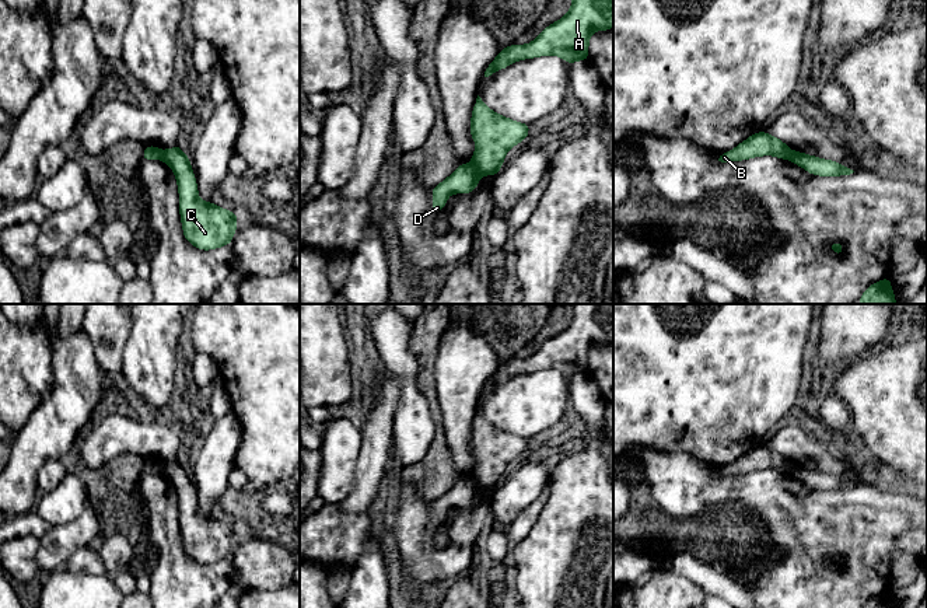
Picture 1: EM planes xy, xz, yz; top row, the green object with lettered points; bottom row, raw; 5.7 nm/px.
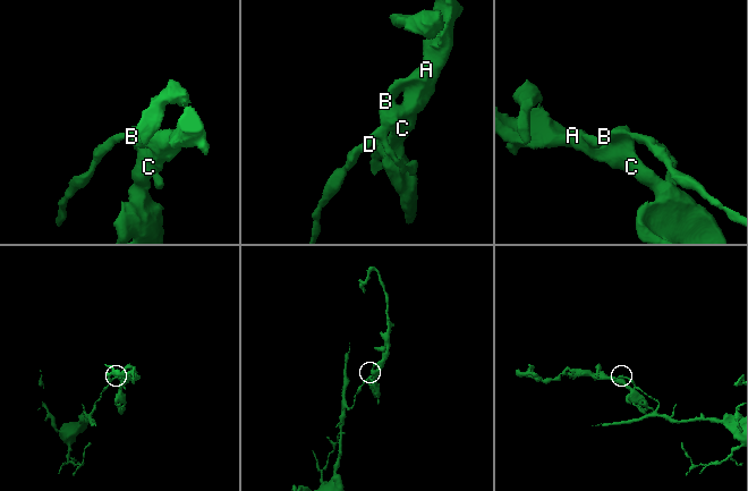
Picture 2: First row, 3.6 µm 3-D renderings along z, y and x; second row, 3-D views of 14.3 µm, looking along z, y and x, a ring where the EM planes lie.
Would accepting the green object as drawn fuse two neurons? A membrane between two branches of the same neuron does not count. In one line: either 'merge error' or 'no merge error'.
merge error

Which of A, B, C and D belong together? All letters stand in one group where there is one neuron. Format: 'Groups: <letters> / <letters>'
Groups: A B C / D

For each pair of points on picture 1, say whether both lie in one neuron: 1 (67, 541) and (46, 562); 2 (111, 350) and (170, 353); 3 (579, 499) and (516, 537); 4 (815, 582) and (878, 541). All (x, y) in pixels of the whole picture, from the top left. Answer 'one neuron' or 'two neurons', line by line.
1: one neuron
2: two neurons
3: two neurons
4: one neuron

